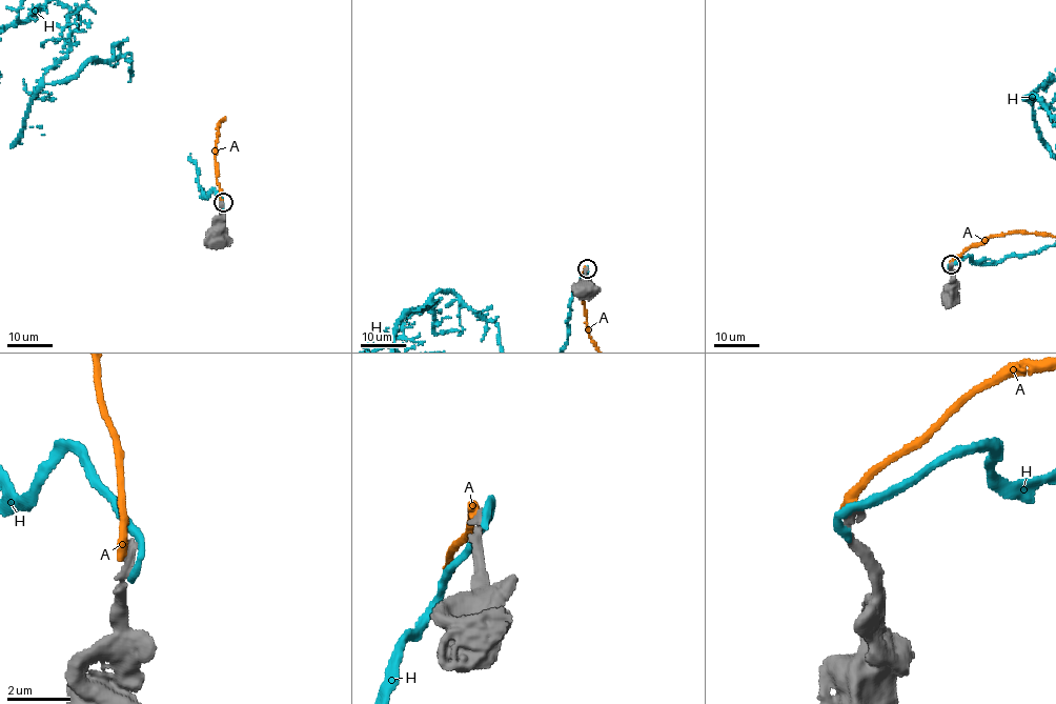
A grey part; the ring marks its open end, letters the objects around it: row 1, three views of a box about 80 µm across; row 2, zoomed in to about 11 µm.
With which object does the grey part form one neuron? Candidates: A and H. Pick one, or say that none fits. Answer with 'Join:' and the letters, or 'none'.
Join: none

